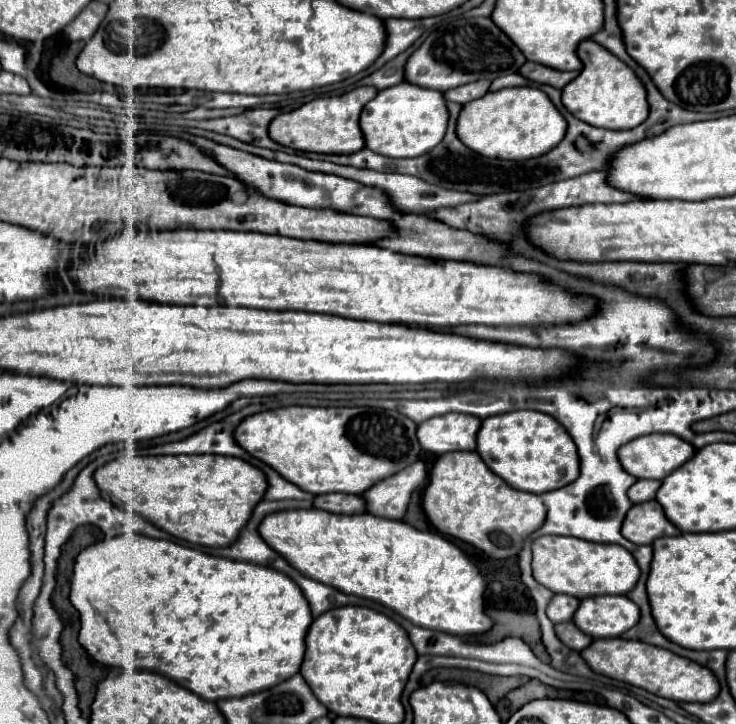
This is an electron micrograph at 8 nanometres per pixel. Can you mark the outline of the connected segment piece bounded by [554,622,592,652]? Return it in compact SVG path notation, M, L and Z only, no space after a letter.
M562 622L562 624L556 624L554 630L556 630L556 634L558 634L558 638L560 638L562 644L566 644L566 646L570 646L572 650L578 650L578 652L584 650L584 648L592 642L592 638L586 636L584 632L580 632L580 630L576 628L574 622Z

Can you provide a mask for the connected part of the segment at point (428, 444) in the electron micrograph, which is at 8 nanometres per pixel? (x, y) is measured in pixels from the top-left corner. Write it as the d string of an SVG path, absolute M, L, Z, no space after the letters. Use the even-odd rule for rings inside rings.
M444 414L434 416L418 424L416 438L420 446L432 454L444 454L448 448L454 450L476 450L476 434L480 428L480 418L464 414Z

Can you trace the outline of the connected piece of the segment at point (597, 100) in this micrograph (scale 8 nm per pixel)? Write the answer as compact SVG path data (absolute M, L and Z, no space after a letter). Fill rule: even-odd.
M582 40L576 54L582 60L584 68L580 70L576 80L572 80L572 84L566 84L562 88L562 104L572 116L596 128L608 130L636 128L648 118L646 92L636 74L622 60L618 60L606 48L600 48L600 44L592 40Z

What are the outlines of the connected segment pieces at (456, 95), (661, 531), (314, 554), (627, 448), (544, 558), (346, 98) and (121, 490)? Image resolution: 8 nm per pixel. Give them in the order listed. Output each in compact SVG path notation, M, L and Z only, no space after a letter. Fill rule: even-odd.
M476 80L476 82L464 84L464 86L446 90L446 92L444 92L444 98L450 100L450 102L466 104L466 102L470 102L470 100L476 100L476 98L484 96L484 94L488 92L488 88L490 88L490 82L488 82L488 80Z
M656 500L634 504L622 524L622 536L634 544L652 544L660 536L678 536L680 530L664 516Z
M280 510L268 514L258 528L264 542L280 552L300 574L310 576L316 582L328 584L344 594L354 594L372 602L378 602L416 626L432 628L438 632L450 632L456 636L482 634L492 628L492 620L484 614L484 590L486 582L474 562L450 540L434 532L420 532L406 522L388 520L372 514L328 514L326 510Z
M646 434L620 446L618 460L634 478L662 480L694 454L694 446L674 434Z
M542 536L532 542L532 570L534 580L553 593L576 596L625 595L636 586L640 568L634 556L616 544L596 544L566 536Z
M362 86L354 88L342 96L332 96L332 98L318 98L302 108L280 114L276 116L270 126L268 134L274 142L294 148L294 150L304 150L304 152L318 152L318 154L352 154L360 148L364 148L364 138L358 126L358 118L362 108L378 94L376 88L372 86Z
M122 456L116 458L104 466L100 466L94 472L94 482L100 490L100 496L110 500L116 506L124 506L124 510L140 514L144 520L154 524L156 528L186 540L190 544L200 546L228 546L236 542L236 536L248 522L254 506L264 498L264 492L268 488L264 474L254 468L252 464L240 460L240 458L228 458L228 456Z

